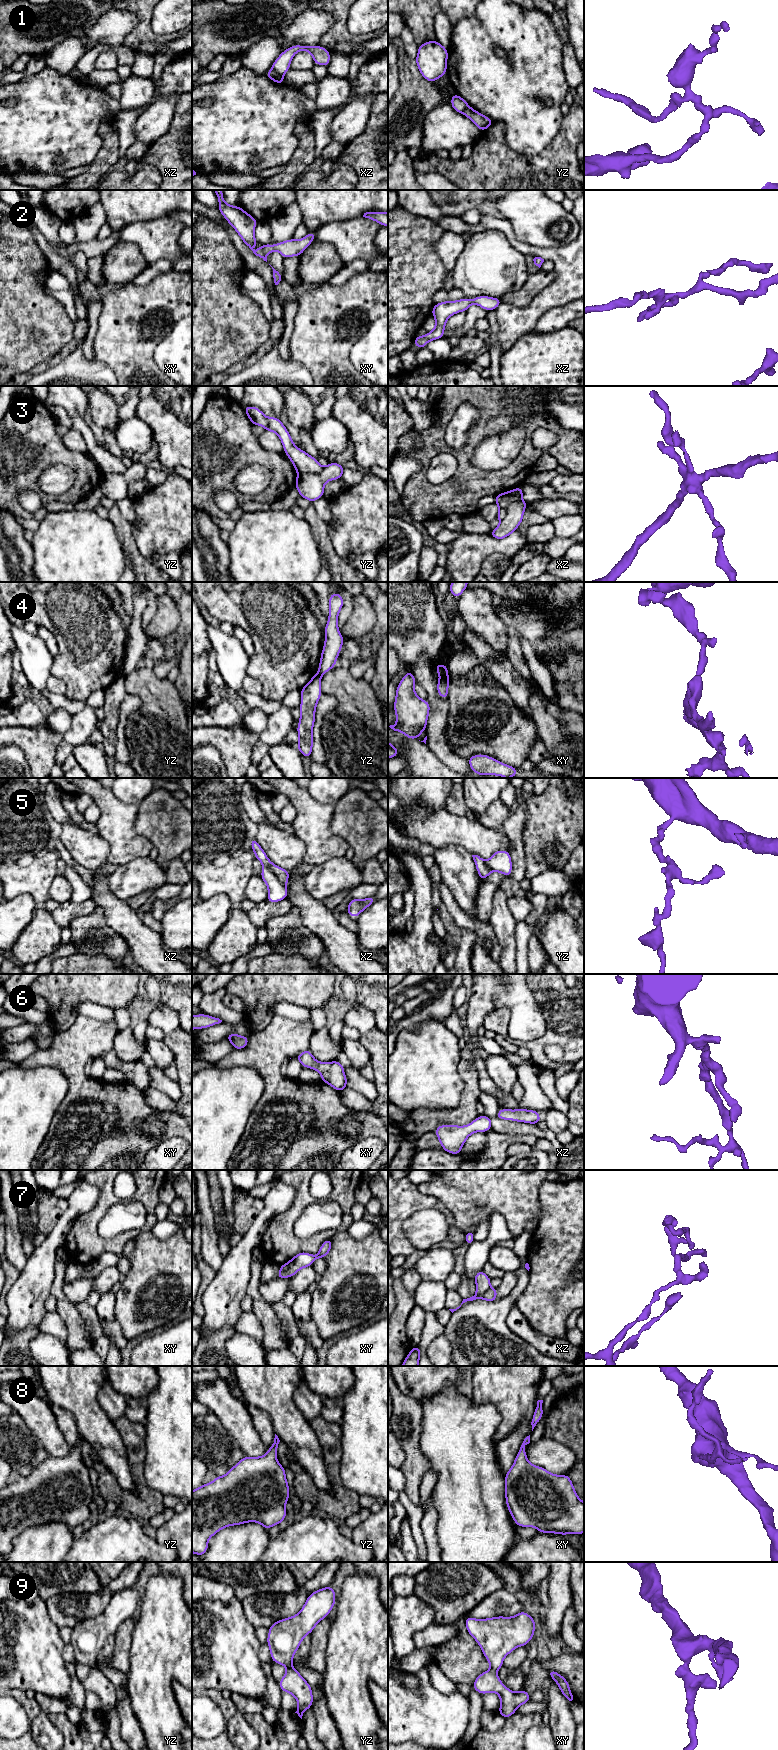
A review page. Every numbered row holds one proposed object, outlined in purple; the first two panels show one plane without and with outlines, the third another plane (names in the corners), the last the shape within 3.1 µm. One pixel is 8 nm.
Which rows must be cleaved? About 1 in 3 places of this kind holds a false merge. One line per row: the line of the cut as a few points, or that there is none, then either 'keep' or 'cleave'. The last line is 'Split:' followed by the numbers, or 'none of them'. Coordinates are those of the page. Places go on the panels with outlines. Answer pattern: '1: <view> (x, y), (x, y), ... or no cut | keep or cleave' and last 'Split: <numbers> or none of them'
1: xz (271, 68), (282, 76) | cleave
2: no cut | keep
3: yz (323, 467), (319, 472), (300, 472), (298, 474) | cleave
4: xy (447, 674), (440, 676) | cleave
5: xz (263, 865), (267, 866), (285, 886) | cleave
6: no cut | keep
7: xz (489, 1287), (484, 1292), (476, 1294) | cleave
8: no cut | keep
9: no cut | keep
Split: 1, 3, 4, 5, 7

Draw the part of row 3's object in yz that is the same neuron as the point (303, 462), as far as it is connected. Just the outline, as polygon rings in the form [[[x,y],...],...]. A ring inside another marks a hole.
[[[254,406],[243,407],[252,425],[260,425],[266,431],[276,433],[284,447],[284,453],[291,460],[297,474],[303,472],[320,473],[322,466],[318,460],[305,451],[299,449],[293,442],[288,430],[279,418],[266,417],[263,412]]]

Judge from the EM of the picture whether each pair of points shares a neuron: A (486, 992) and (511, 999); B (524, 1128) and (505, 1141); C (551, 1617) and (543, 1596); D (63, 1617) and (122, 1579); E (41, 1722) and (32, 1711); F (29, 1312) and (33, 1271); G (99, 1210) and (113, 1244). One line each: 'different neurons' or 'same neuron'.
A: same neuron
B: different neurons
C: different neurons
D: same neuron
E: different neurons
F: same neuron
G: same neuron

